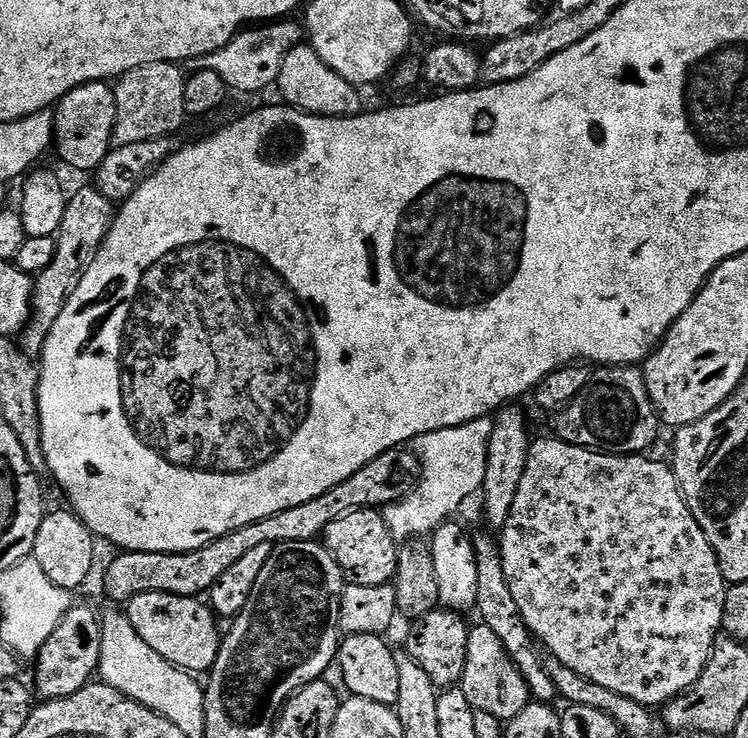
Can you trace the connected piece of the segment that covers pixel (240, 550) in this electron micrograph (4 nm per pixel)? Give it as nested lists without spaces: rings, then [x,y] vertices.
[[[401,446],[383,452],[374,458],[362,470],[350,474],[346,482],[326,490],[326,494],[318,494],[310,502],[302,502],[302,506],[290,506],[290,510],[282,510],[278,514],[270,514],[270,518],[262,518],[250,526],[242,526],[206,546],[193,552],[125,552],[121,551],[108,564],[104,572],[104,588],[112,600],[127,602],[138,594],[161,592],[162,594],[178,594],[179,596],[203,597],[249,550],[263,544],[285,544],[286,542],[306,542],[316,540],[338,518],[356,512],[359,508],[383,510],[388,504],[403,500],[416,489],[420,481],[420,463],[411,447]]]

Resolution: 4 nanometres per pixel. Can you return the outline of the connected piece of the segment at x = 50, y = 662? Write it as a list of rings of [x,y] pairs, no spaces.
[[[77,603],[65,614],[53,633],[50,634],[40,652],[36,653],[37,693],[44,695],[45,701],[61,700],[78,690],[82,690],[99,673],[100,657],[105,655],[104,632],[100,629],[100,620],[96,612],[86,605]]]

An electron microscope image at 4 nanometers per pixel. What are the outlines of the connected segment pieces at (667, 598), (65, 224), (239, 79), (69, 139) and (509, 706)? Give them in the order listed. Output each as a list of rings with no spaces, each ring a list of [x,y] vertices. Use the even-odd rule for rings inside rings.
[[[555,438],[533,439],[526,458],[526,474],[522,474],[518,495],[514,497],[514,510],[510,510],[510,518],[506,518],[506,526],[499,533],[498,543],[502,570],[506,570],[506,586],[510,586],[514,602],[518,602],[524,624],[539,643],[541,640],[548,647],[547,655],[558,658],[562,666],[570,666],[570,670],[582,674],[582,678],[591,684],[606,686],[606,690],[614,690],[614,694],[622,694],[646,708],[656,710],[694,686],[708,665],[716,637],[722,632],[724,603],[729,585],[702,526],[698,526],[694,514],[690,514],[684,493],[680,491],[680,483],[676,480],[676,473],[665,461],[663,464],[650,457],[648,454],[613,456],[610,452],[593,452],[591,448],[574,446]]]
[[[88,184],[67,197],[60,231],[55,235],[56,253],[50,266],[38,273],[34,280],[32,316],[18,337],[19,347],[23,351],[29,354],[43,353],[44,343],[54,330],[54,322],[58,322],[58,314],[62,314],[70,294],[76,289],[78,282],[82,282],[84,271],[92,265],[92,259],[98,254],[100,244],[110,230],[113,215],[113,201],[93,185]]]
[[[284,18],[279,22],[264,22],[237,32],[229,44],[222,46],[222,50],[187,61],[186,68],[189,73],[214,70],[214,74],[221,76],[233,93],[260,92],[263,88],[271,89],[275,85],[282,70],[282,62],[286,62],[286,54],[290,54],[290,50],[294,50],[294,46],[301,42],[301,25],[296,25],[292,18]]]
[[[95,80],[89,84],[70,90],[55,105],[52,121],[54,122],[54,152],[57,152],[76,172],[95,173],[98,166],[106,158],[106,154],[114,147],[114,124],[118,118],[118,102],[116,89],[111,83]]]
[[[483,622],[469,627],[468,641],[466,642],[466,670],[462,674],[458,687],[462,694],[466,694],[466,699],[470,701],[470,706],[475,712],[482,714],[494,714],[501,722],[512,720],[530,703],[526,678],[518,670],[518,666],[510,658],[506,646],[486,626]]]

